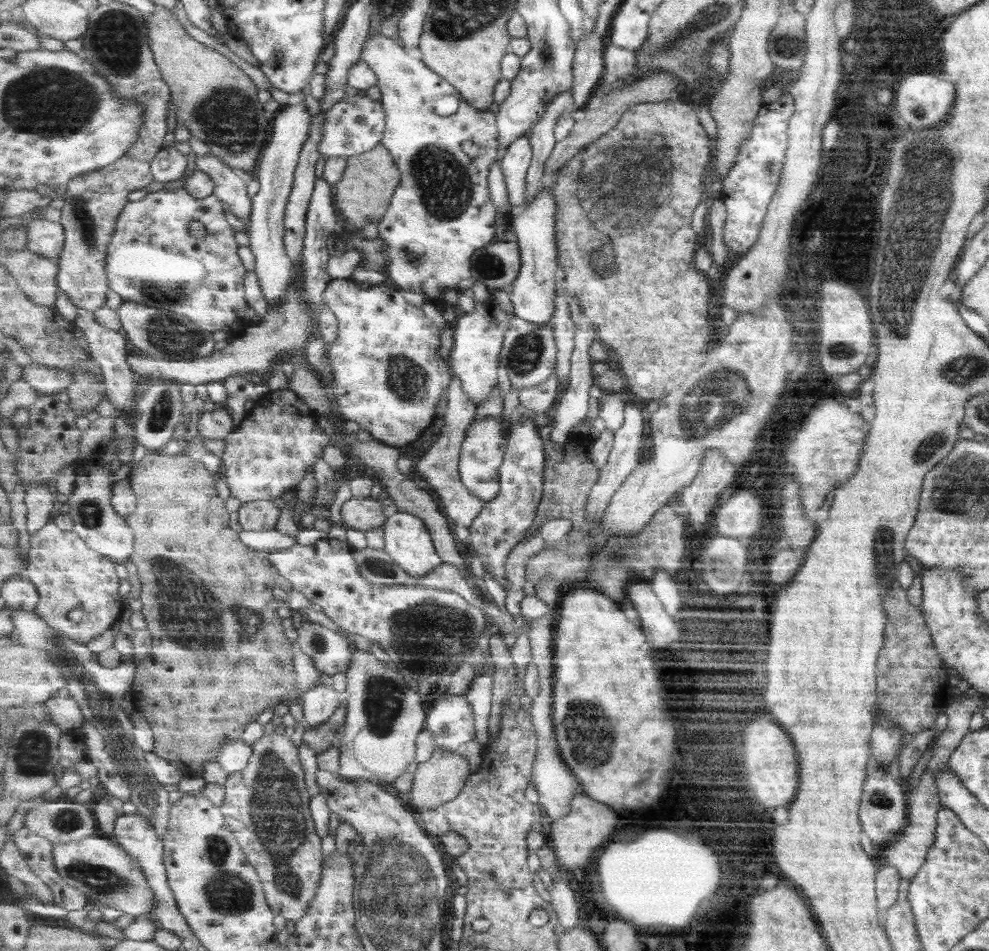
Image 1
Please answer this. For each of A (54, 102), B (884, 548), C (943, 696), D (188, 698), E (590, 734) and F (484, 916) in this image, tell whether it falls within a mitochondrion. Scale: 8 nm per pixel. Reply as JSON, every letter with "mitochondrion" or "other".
{"A":"mitochondrion","B":"mitochondrion","C":"other","D":"other","E":"mitochondrion","F":"other"}

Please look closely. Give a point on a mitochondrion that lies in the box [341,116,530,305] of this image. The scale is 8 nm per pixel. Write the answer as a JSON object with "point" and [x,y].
{"point":[445,184]}

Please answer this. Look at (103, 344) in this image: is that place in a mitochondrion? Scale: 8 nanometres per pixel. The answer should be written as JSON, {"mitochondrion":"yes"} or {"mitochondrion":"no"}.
{"mitochondrion":"no"}

